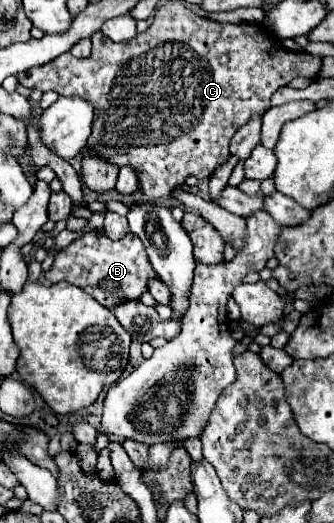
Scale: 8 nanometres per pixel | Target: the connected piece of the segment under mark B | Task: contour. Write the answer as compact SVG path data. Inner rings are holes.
M86 233L84 237L72 241L66 249L58 251L52 267L44 273L50 283L72 283L108 309L114 309L116 303L122 303L124 299L140 299L152 275L156 273L152 271L144 245L132 233L120 241L112 241L106 235L98 237L96 233Z

